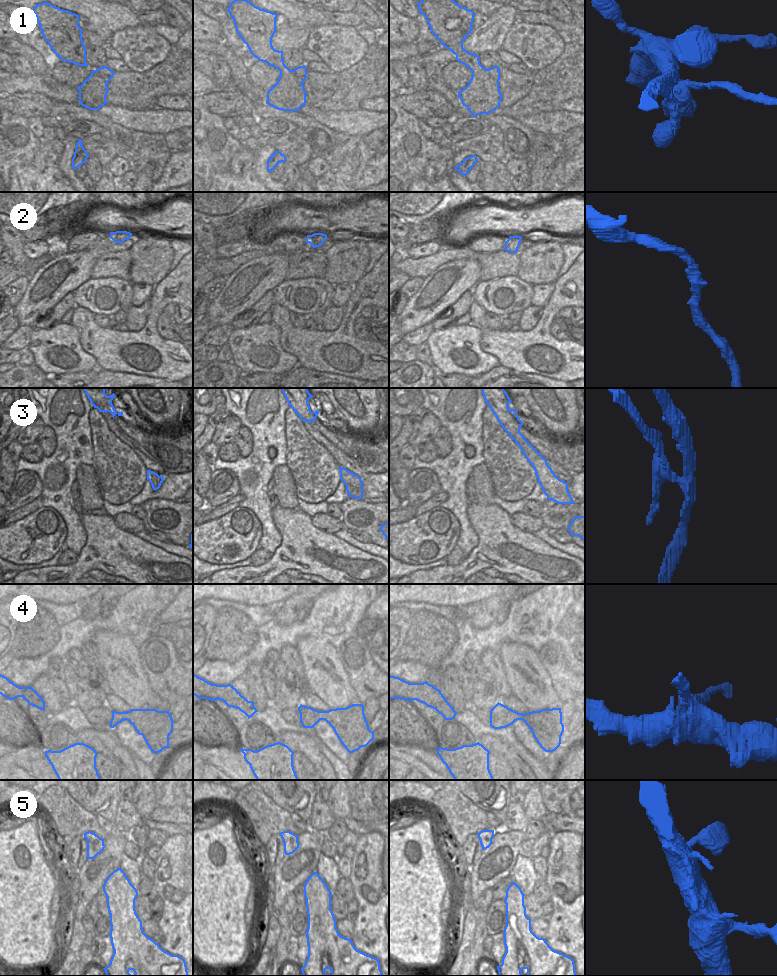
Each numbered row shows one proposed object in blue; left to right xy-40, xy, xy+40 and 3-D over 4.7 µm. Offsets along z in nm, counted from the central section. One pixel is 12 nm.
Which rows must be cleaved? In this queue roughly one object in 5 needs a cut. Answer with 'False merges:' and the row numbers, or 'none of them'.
False merges: 1, 4

